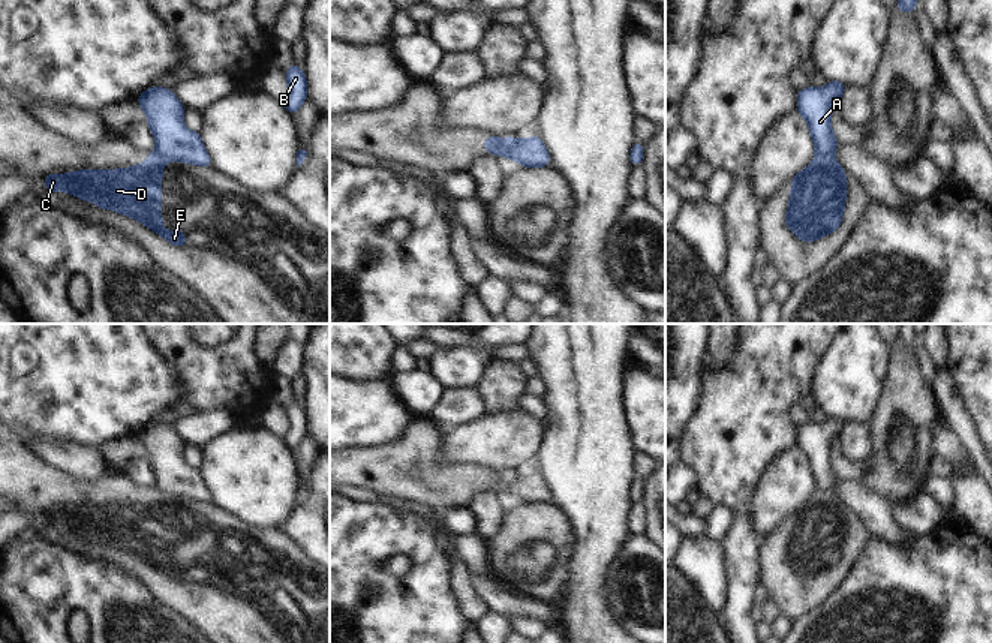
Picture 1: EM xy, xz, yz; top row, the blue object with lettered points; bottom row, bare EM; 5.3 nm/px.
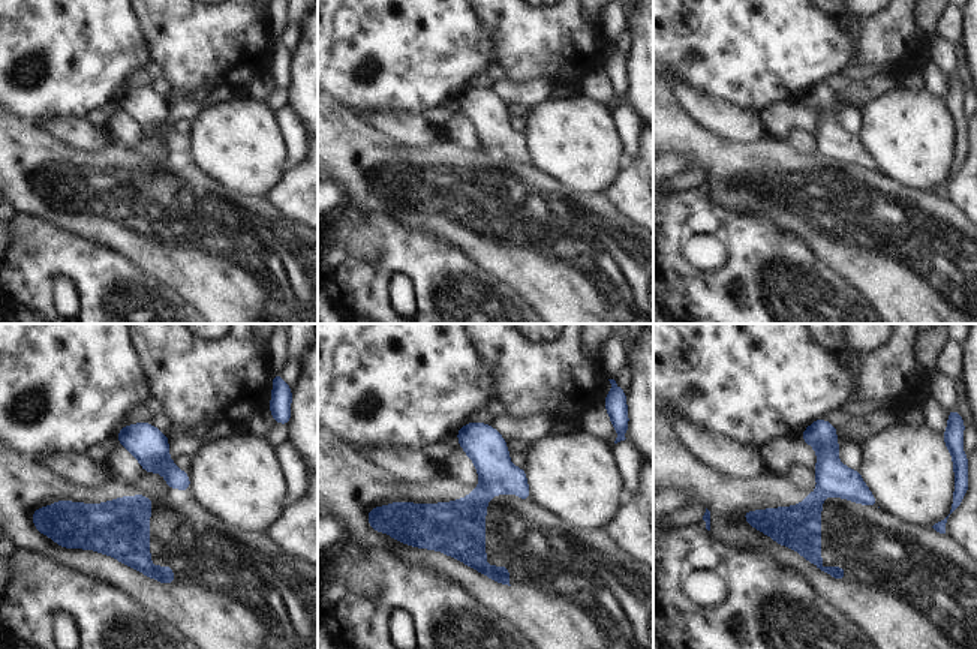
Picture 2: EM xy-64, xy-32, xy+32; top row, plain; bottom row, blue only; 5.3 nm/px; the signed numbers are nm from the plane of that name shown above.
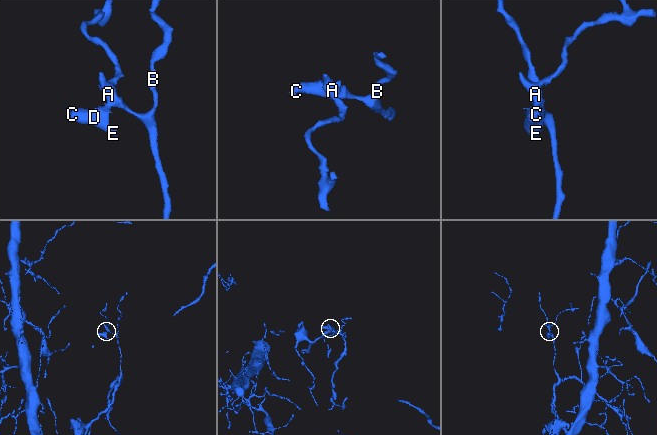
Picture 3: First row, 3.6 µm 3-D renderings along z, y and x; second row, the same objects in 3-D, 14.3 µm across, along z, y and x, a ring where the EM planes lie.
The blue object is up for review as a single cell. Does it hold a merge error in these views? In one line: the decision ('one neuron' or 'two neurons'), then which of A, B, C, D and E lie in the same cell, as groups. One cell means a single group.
two neurons; A B / C D E

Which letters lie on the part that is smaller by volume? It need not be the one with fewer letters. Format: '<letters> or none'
C, D, E

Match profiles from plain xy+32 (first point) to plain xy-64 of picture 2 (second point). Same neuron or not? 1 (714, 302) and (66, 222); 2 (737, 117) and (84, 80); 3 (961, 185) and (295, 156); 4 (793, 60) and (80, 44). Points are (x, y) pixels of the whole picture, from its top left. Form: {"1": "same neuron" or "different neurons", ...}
{"1": "different neurons", "2": "different neurons", "3": "different neurons", "4": "same neuron"}

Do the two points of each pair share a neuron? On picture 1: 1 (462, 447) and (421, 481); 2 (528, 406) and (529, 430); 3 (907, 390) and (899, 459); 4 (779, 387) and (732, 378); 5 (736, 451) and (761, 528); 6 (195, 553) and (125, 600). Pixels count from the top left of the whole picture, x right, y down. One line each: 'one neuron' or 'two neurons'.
1: two neurons
2: two neurons
3: one neuron
4: one neuron
5: two neurons
6: two neurons

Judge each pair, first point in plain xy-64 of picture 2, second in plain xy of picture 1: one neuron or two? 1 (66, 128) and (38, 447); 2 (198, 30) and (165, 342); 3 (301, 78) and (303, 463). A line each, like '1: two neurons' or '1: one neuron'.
1: one neuron
2: one neuron
3: two neurons

